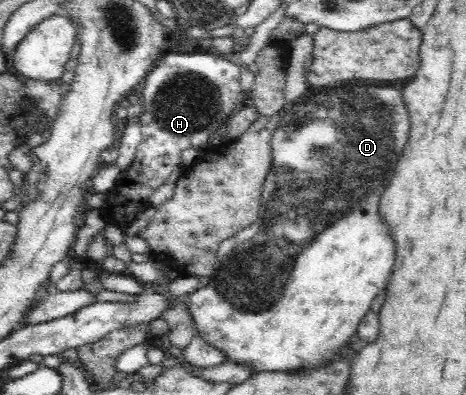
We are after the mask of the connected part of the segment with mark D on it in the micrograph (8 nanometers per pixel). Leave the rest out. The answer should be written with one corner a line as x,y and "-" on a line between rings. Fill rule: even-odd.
349,80
343,85
341,82
315,89
303,101
290,101
283,105
282,111
277,115
279,119
271,133
271,169
265,175
260,201
260,215
255,223
245,229
239,230
233,237
228,237
219,246
216,257
217,265
205,287
199,287
188,296
188,308
193,316
196,331
209,345
223,351
228,361
235,363
248,363
257,372
269,371
297,371
297,369
311,369
331,361
341,349
347,345
343,343
357,331
357,323
367,315
373,299
385,289
391,279
391,269
396,260
396,249
390,227
382,220
379,213
379,202
383,192
395,173
395,166
403,153
404,145
408,142
410,131
410,117
402,100
401,90
393,86
379,86
375,84
353,84

